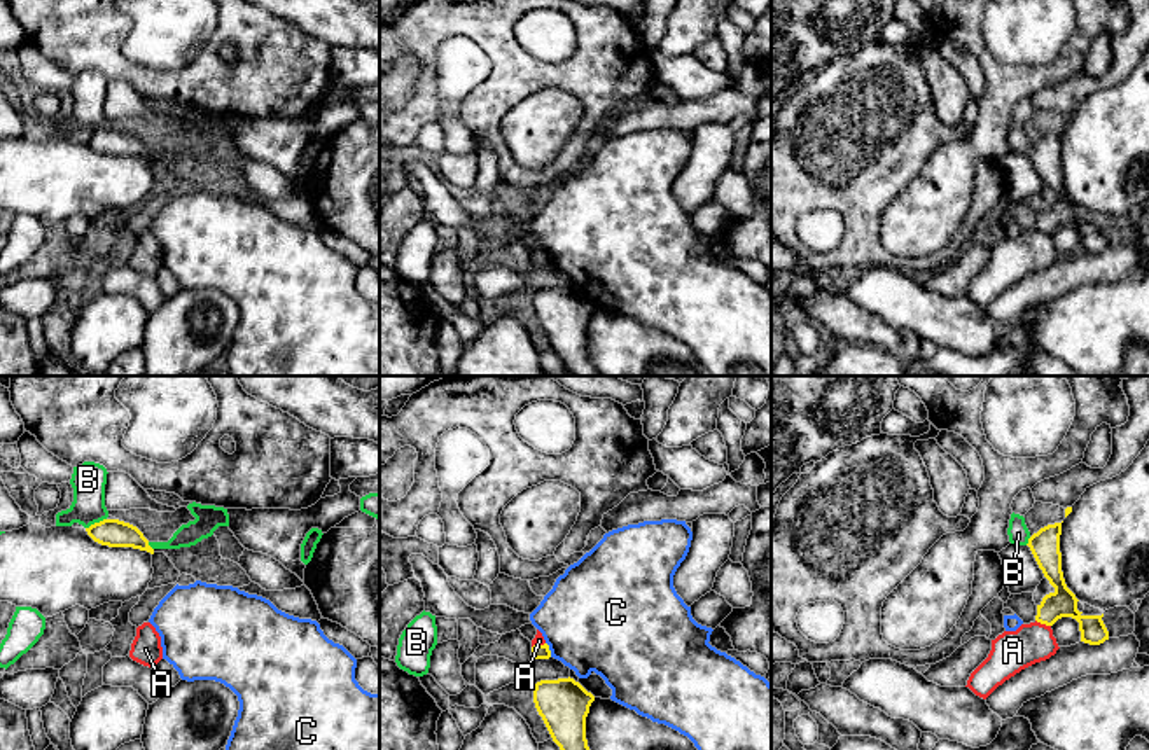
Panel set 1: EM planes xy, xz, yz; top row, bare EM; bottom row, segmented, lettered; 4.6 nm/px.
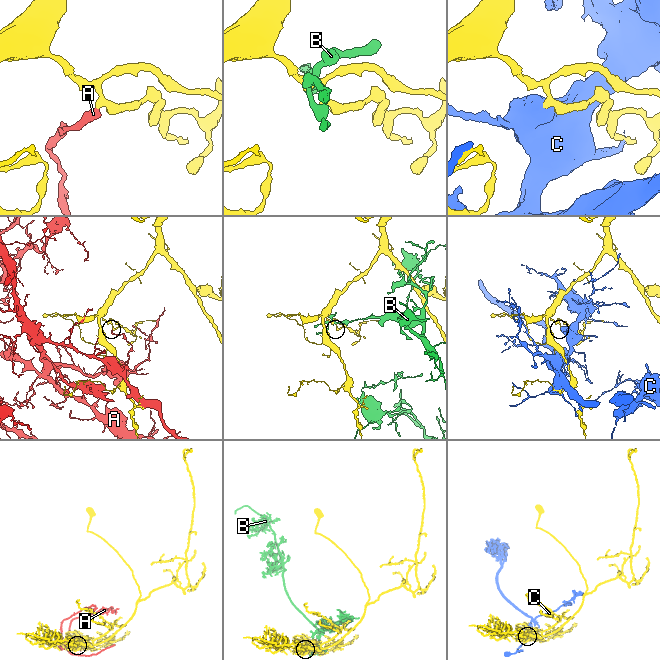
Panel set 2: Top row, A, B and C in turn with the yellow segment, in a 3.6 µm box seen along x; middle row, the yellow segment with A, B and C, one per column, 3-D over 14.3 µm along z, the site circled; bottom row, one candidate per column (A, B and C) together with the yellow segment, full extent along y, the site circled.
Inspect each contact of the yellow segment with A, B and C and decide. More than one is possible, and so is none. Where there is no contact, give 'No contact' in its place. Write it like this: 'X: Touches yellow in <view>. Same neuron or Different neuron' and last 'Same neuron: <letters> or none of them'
A: Touches yellow in yz. Different neuron
B: Touches yellow in xy. Different neuron
C: Touches yellow in xz. Different neuron
Same neuron: none of them

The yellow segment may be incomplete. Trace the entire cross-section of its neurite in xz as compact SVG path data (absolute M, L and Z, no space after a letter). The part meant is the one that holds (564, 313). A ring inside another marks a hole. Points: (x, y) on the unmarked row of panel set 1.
M570 285L540 288L533 297L539 323L574 376L603 376L586 348L586 325L593 309L595 304Z

